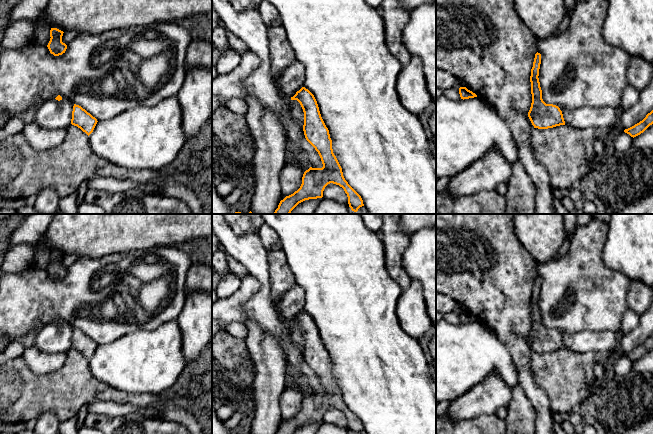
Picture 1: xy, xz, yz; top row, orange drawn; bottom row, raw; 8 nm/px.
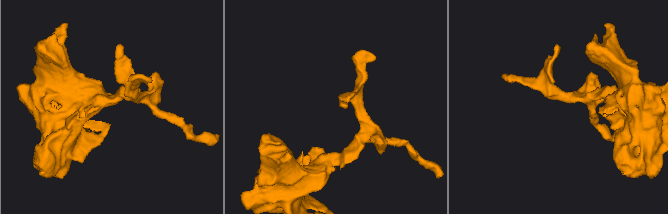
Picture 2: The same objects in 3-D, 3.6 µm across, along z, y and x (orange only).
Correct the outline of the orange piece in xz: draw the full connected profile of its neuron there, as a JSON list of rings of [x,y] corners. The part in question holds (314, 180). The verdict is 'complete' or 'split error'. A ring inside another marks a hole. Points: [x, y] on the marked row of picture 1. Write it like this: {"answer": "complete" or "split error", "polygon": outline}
{"answer": "complete", "polygon": [[[302,87],[291,97],[291,100],[297,100],[303,109],[305,138],[318,152],[323,167],[310,167],[306,170],[300,188],[281,200],[274,214],[290,214],[299,203],[309,199],[322,198],[325,187],[330,183],[344,189],[349,207],[352,211],[357,212],[360,207],[364,206],[363,200],[343,176],[342,168],[333,153],[329,130],[321,117],[314,95]]]}

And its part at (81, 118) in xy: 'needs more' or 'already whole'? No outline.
already whole

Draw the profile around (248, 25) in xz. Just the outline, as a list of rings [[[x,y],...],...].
[[[212,0],[212,6],[226,29],[242,39],[260,58],[260,65],[243,80],[246,97],[254,97],[268,110],[280,114],[288,136],[288,159],[304,166],[302,142],[306,138],[303,127],[293,117],[291,103],[286,104],[276,88],[270,68],[267,27],[258,8],[236,11],[228,0]]]

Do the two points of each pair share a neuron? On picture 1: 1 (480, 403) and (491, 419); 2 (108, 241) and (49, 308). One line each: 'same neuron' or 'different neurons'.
1: different neurons
2: different neurons

